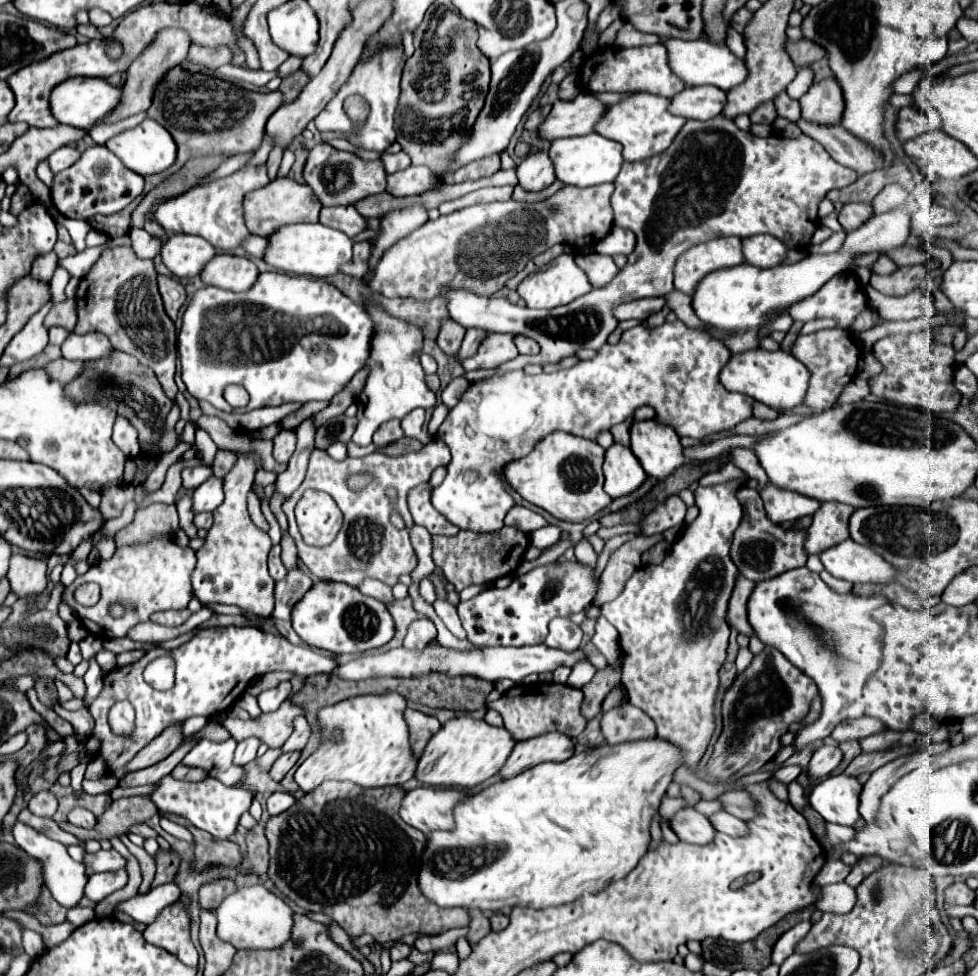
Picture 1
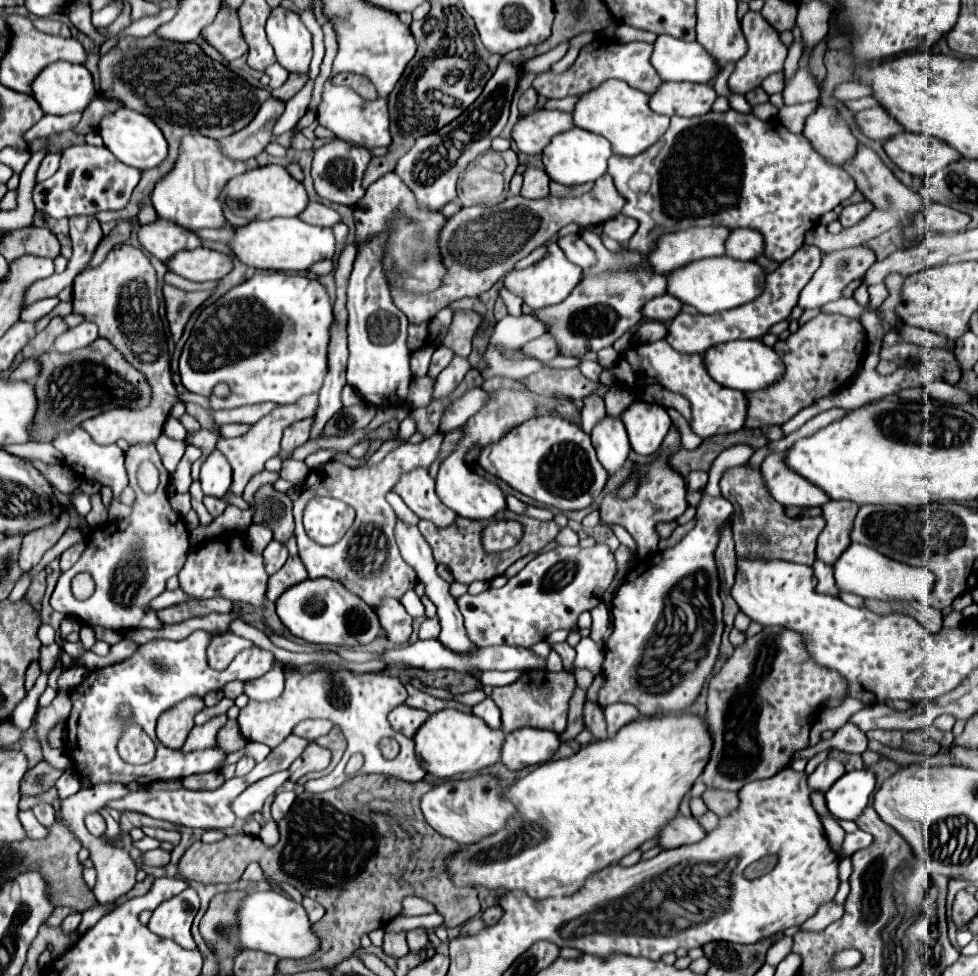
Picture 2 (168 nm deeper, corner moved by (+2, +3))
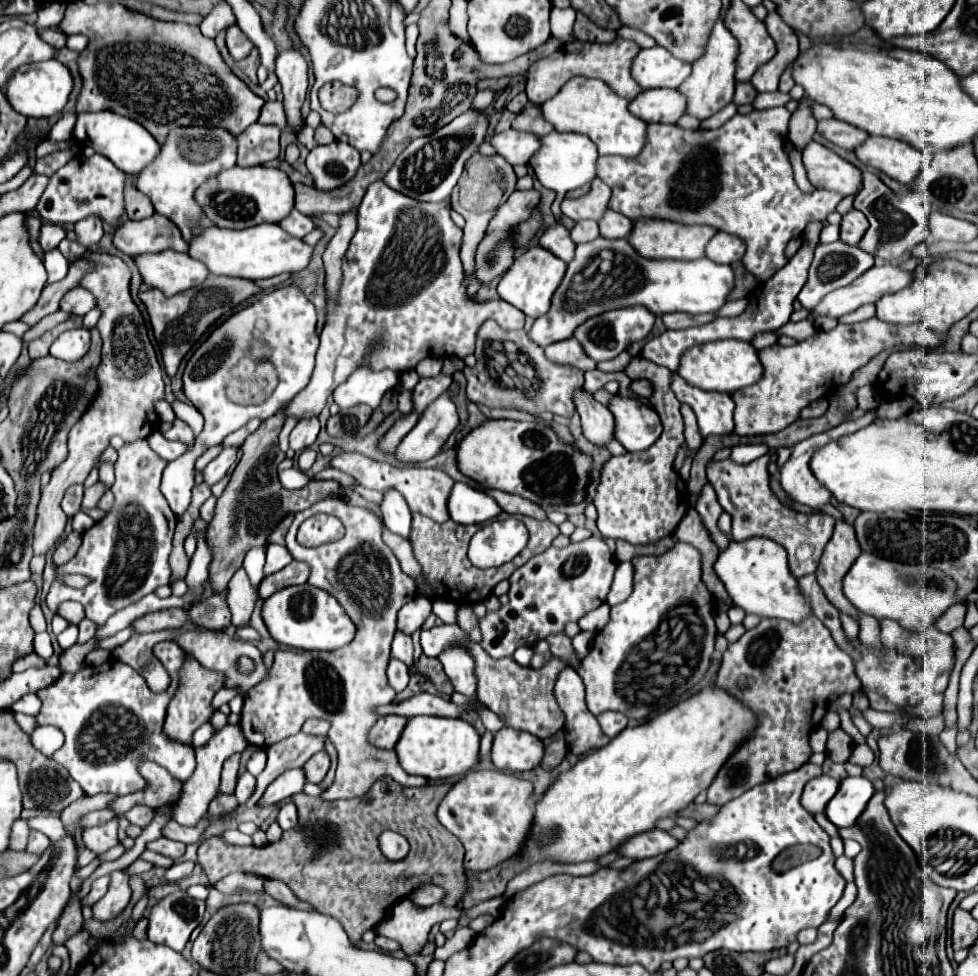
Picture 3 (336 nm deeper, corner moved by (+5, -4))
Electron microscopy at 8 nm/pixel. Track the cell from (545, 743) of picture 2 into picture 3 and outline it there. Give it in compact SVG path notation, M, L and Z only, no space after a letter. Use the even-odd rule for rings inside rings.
M502 727L498 733L494 733L492 763L500 771L530 771L540 765L542 755L542 741L530 733L516 731L512 727Z

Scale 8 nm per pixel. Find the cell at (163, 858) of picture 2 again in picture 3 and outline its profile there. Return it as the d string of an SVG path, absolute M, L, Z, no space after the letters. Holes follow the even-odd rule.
M176 861L176 863L166 871L166 879L168 879L170 883L176 883L176 881L180 881L182 877L188 877L188 875L192 873L192 869L194 869L194 863L192 863L192 861Z

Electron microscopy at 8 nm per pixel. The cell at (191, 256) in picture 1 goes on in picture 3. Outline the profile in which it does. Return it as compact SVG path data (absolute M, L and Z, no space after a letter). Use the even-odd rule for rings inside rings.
M152 215L148 219L128 219L114 229L112 243L118 251L126 255L140 253L160 253L164 249L186 251L188 243L182 239L178 227L164 215Z

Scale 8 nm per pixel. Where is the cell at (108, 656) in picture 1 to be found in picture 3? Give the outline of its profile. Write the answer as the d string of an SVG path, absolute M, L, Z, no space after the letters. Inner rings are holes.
M94 649L86 655L86 665L100 665L100 663L106 663L108 659L110 659L110 651Z

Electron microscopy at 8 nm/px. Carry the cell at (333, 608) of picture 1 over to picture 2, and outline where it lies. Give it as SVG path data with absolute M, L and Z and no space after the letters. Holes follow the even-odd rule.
M331 578L303 580L301 584L285 590L277 600L277 614L293 636L325 646L369 644L383 630L375 610L369 608L369 604L365 604L359 596L349 594L341 582Z

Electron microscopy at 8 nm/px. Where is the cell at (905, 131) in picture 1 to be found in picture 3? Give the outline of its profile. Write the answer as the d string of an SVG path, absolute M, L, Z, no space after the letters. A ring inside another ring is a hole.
M822 119L822 121L818 121L816 131L824 139L828 139L830 143L834 143L838 147L844 147L844 149L856 149L868 137L868 133L864 133L862 129L850 127L848 123L838 121L838 119Z

